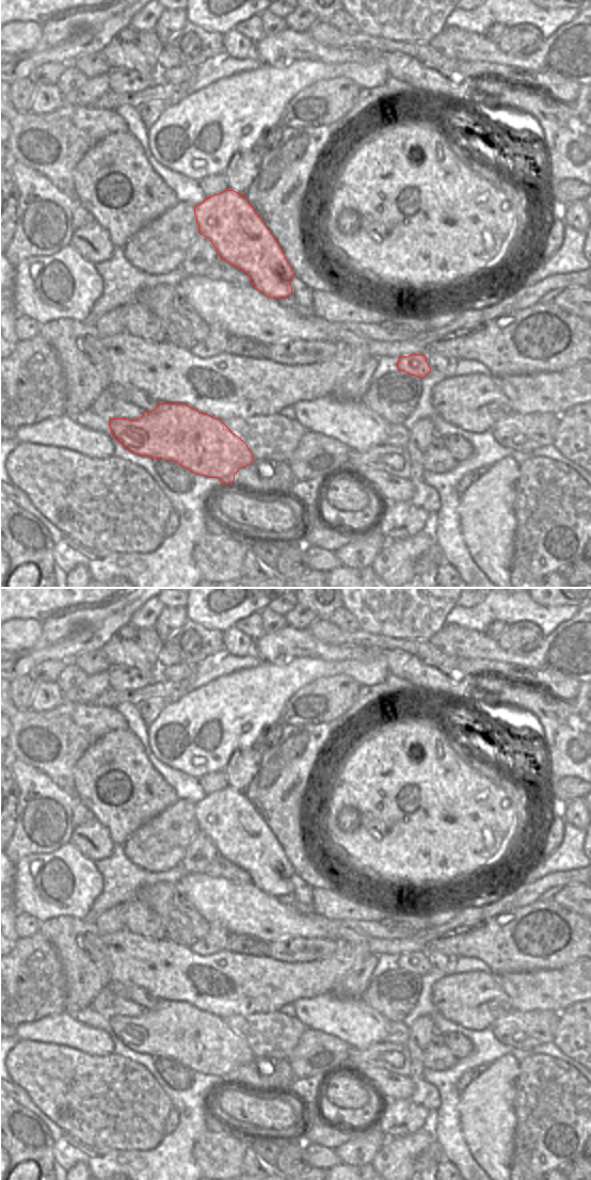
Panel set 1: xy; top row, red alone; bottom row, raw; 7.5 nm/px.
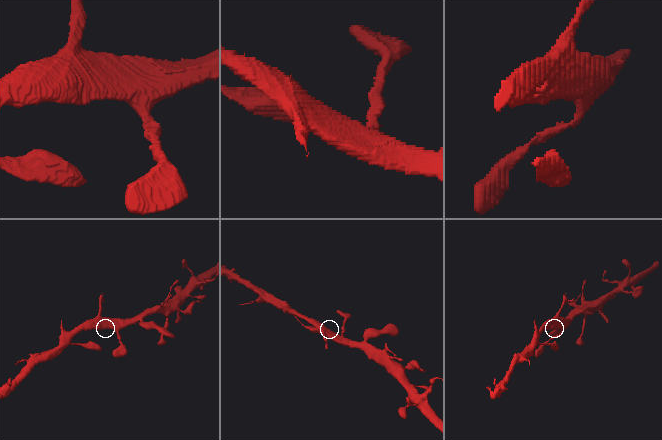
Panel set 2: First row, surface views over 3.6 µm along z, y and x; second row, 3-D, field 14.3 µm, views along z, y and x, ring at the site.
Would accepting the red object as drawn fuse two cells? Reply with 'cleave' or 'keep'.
keep

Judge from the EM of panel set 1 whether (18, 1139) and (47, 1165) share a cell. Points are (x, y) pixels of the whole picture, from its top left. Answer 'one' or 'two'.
one

